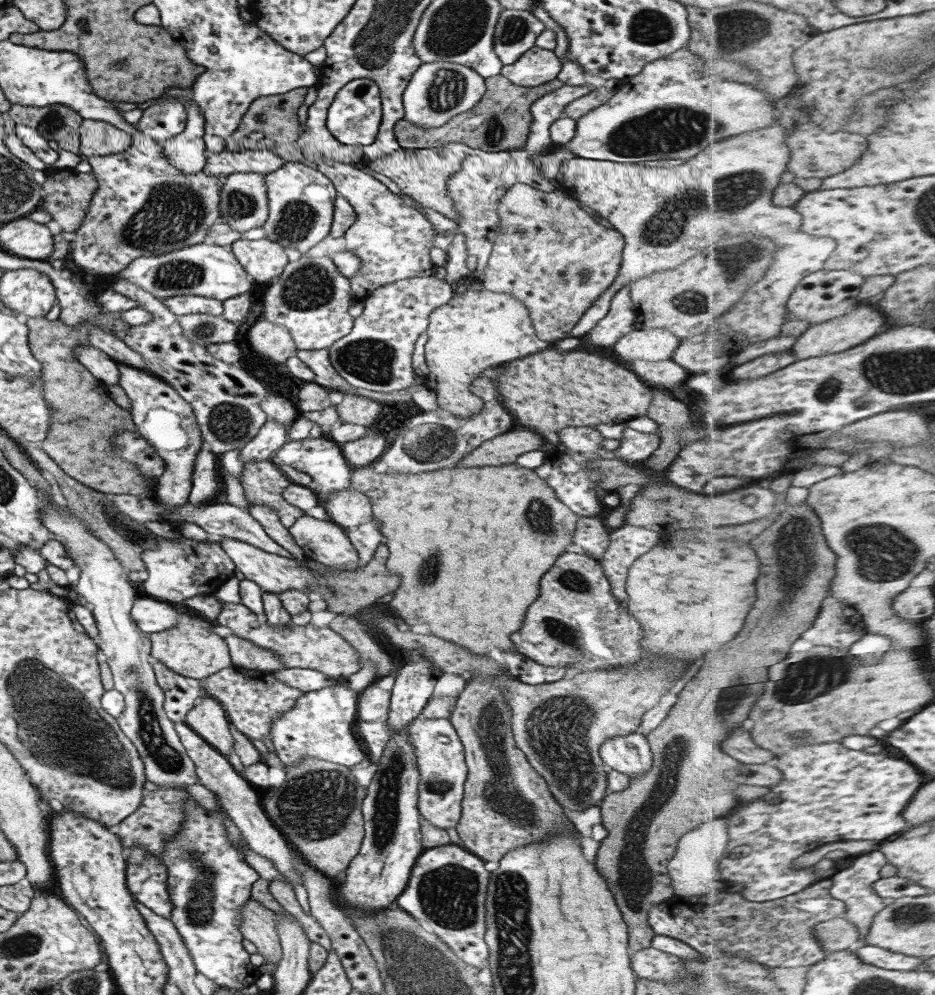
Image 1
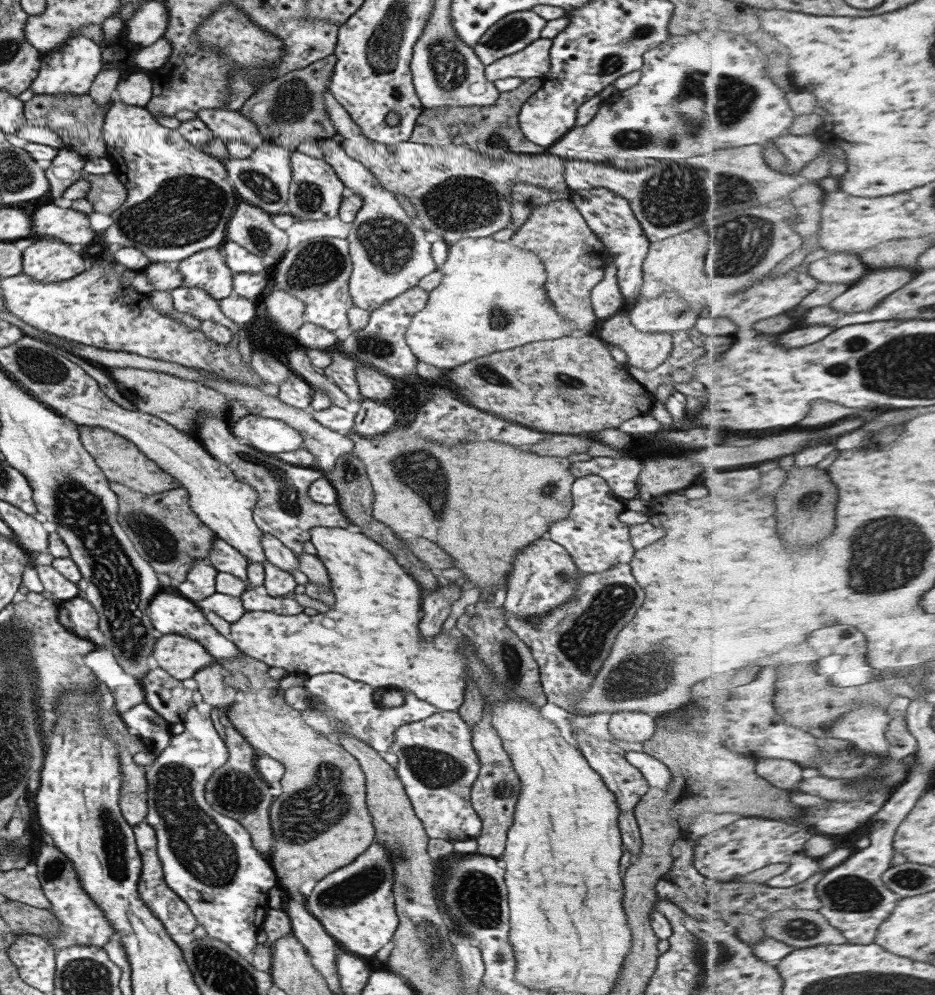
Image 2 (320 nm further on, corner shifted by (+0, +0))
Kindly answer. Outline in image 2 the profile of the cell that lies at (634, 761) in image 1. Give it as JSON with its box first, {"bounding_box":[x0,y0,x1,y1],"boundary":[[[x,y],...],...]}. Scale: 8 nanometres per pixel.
{"bounding_box":[607,712,654,745],"boundary":[[[615,712],[607,723],[608,731],[615,738],[614,741],[624,745],[626,742],[643,742],[654,733],[654,716],[645,712]]]}

